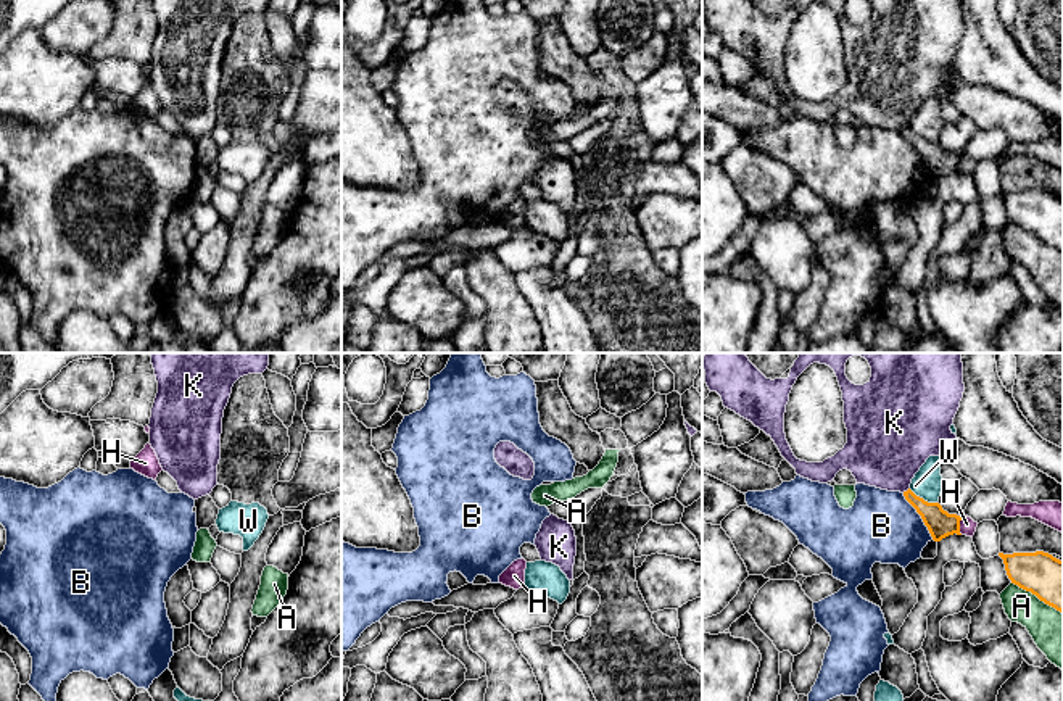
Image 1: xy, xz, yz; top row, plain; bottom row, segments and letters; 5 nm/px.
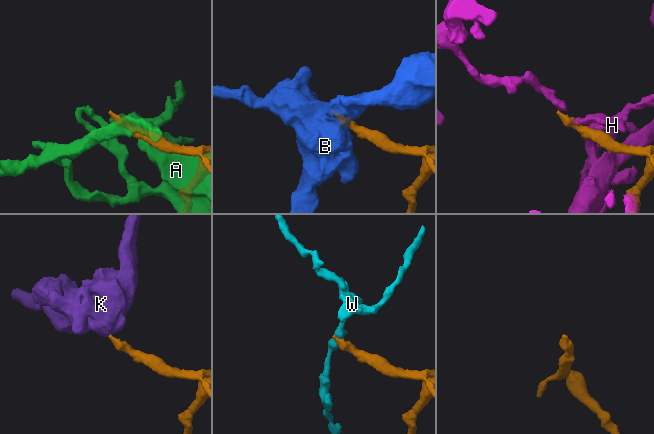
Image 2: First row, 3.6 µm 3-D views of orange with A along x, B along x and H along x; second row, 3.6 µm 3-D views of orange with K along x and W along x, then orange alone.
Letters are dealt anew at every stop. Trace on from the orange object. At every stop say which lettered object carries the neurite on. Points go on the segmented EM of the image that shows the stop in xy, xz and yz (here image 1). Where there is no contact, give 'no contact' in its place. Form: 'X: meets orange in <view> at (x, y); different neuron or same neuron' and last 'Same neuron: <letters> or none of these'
A: meets orange in yz at (1038, 597); different neuron
B: meets orange in yz at (920, 514); different neuron
H: meets orange in yz at (959, 526); different neuron
K: meets orange in yz at (907, 490); different neuron
W: meets orange in yz at (922, 498); different neuron
Same neuron: none of these

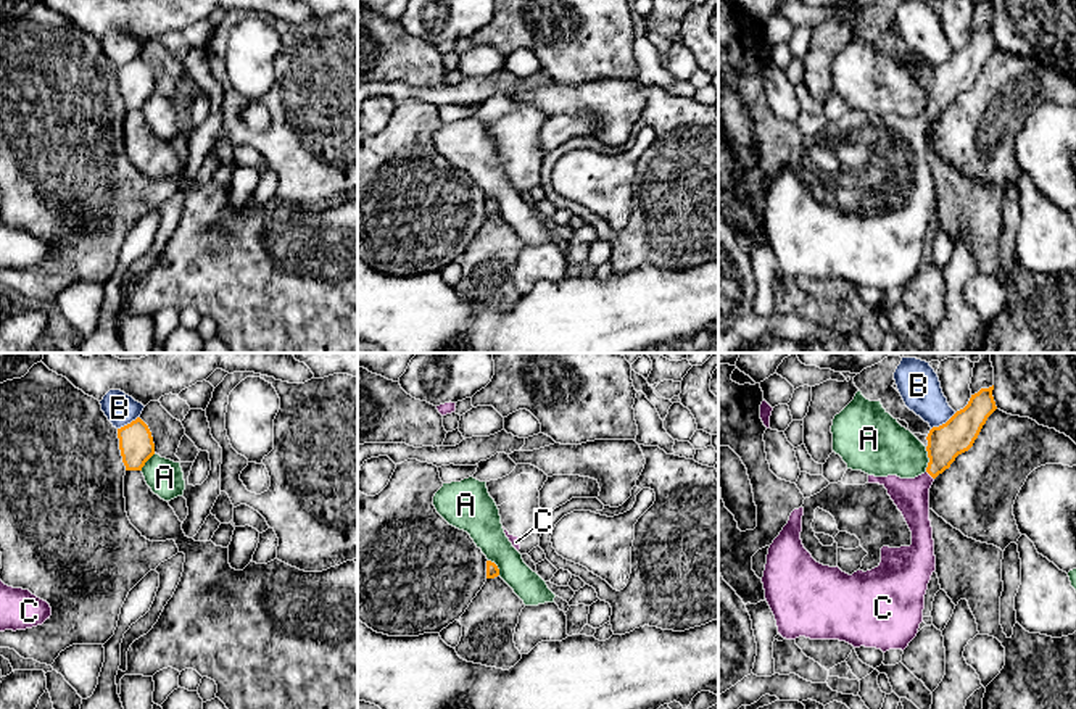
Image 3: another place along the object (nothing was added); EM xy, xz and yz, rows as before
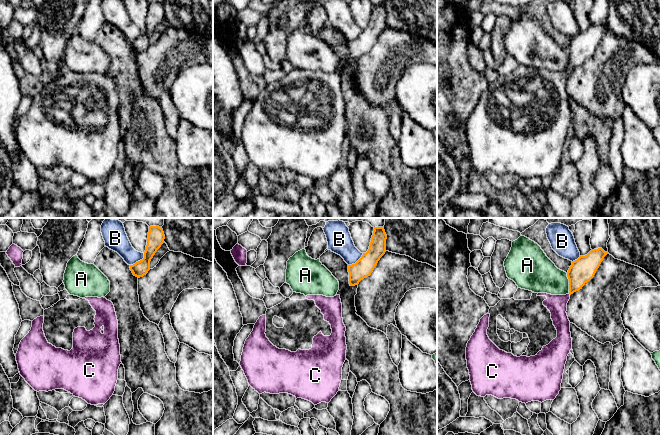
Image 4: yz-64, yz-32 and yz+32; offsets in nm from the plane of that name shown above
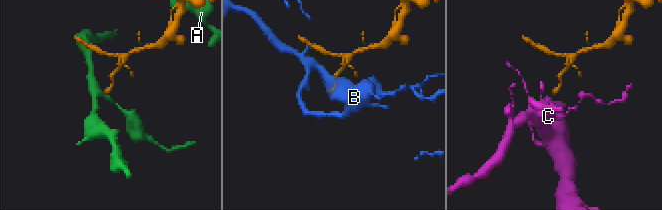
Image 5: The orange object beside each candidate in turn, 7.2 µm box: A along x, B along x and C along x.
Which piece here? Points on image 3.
A: meets orange in yz at (930, 460); different neuron
B: meets orange in yz at (943, 424); different neuron
C: meets orange in yz at (930, 474); same neuron
Same neuron: C

